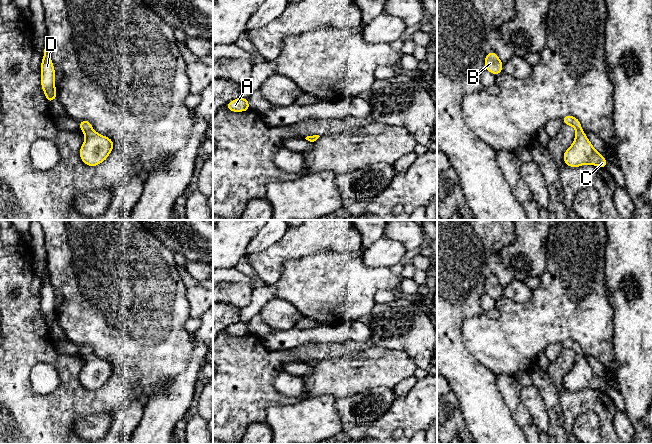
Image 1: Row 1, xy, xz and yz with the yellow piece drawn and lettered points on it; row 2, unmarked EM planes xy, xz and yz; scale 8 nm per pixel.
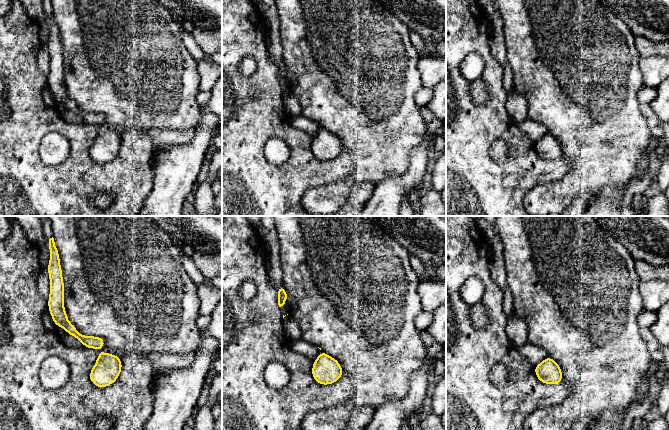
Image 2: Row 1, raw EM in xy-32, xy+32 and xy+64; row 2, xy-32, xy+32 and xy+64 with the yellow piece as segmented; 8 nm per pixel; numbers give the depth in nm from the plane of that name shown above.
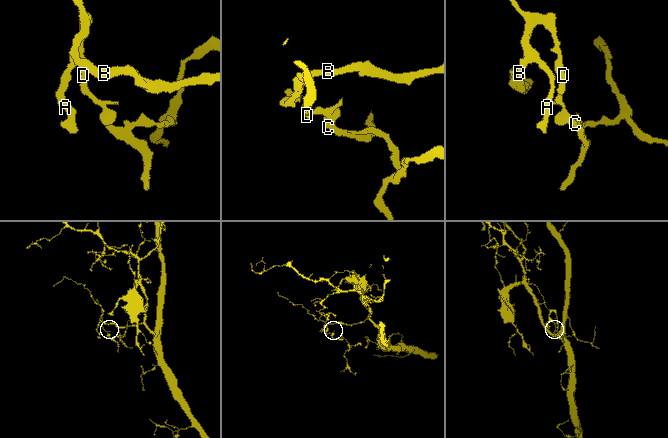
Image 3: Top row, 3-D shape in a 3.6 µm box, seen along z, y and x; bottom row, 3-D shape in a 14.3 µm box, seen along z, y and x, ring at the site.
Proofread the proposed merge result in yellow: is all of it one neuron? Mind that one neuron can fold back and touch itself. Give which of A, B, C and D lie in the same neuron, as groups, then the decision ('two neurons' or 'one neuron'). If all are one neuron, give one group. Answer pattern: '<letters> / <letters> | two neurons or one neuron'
A B C D | one neuron

